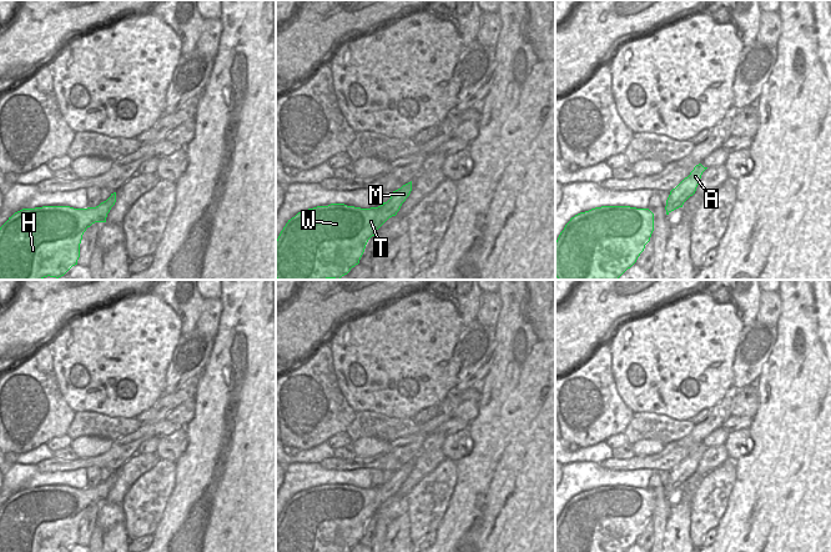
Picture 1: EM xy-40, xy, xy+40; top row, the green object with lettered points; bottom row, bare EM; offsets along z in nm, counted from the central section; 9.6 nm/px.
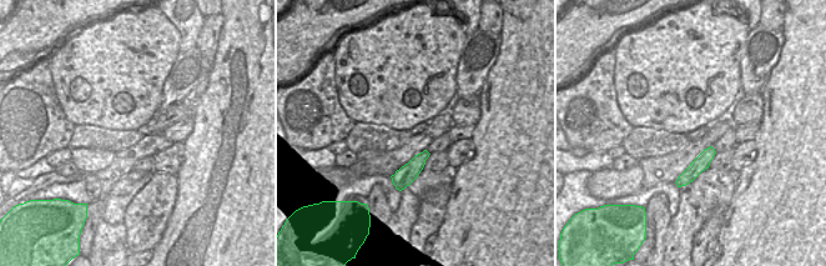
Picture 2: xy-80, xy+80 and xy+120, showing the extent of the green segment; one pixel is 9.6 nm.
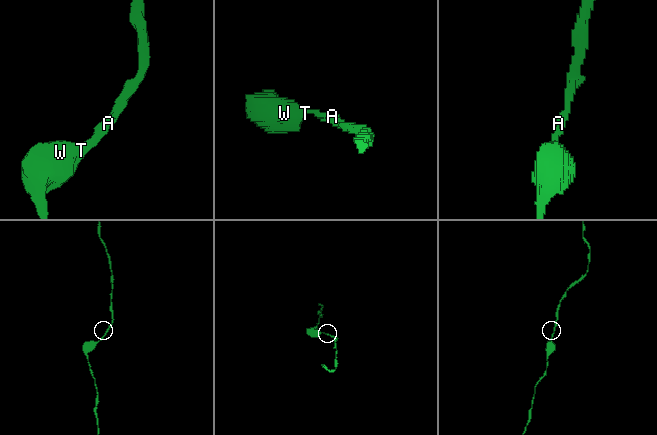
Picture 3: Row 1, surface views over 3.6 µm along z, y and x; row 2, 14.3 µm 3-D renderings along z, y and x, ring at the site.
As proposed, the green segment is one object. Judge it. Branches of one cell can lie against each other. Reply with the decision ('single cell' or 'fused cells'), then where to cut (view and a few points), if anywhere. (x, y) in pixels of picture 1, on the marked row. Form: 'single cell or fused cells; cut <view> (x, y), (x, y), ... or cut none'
single cell; cut none

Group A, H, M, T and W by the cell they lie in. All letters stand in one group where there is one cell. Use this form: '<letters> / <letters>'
A H M T W

